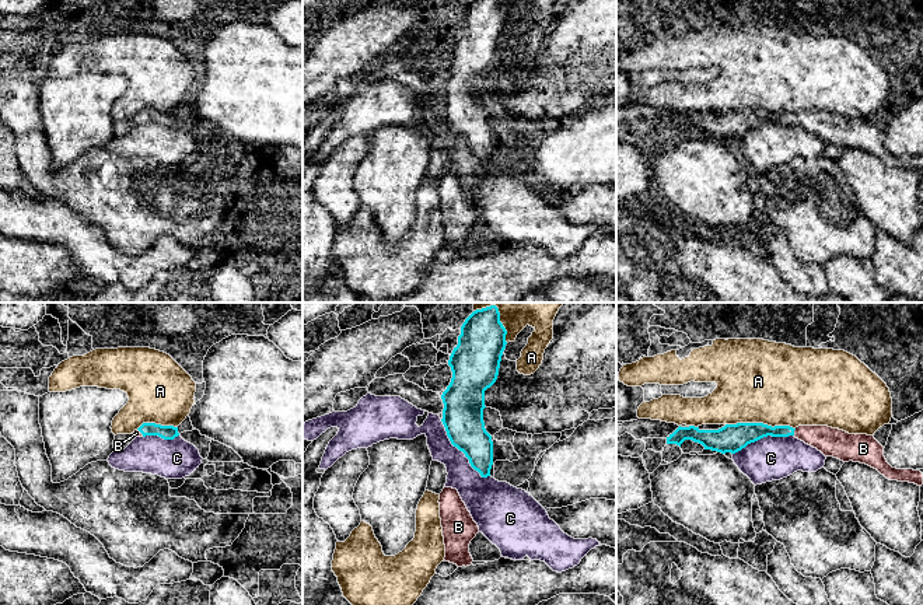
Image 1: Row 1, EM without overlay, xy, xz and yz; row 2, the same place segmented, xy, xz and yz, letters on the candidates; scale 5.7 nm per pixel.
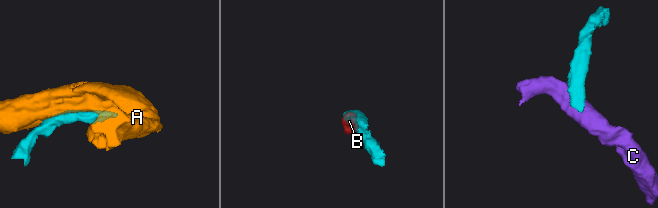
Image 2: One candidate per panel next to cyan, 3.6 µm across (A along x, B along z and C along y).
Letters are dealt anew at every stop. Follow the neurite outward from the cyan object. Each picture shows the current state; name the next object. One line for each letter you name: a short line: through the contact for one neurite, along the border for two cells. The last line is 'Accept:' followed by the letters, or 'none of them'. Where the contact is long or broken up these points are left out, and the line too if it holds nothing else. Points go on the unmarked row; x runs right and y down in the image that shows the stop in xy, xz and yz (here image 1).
B: Line: yz (750, 119), (793, 118), (818, 122), (835, 129)
Accept: B

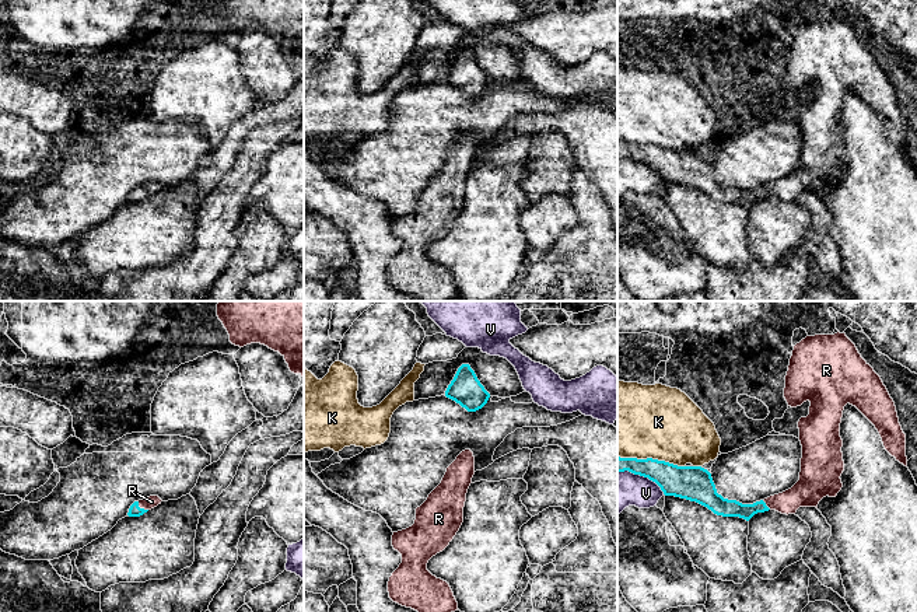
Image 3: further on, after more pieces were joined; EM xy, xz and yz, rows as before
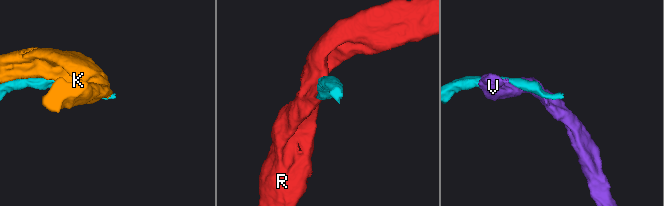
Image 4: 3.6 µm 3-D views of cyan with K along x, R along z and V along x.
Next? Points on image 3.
R: Line: xy (135, 196), (142, 195), (151, 188)
Accept: R

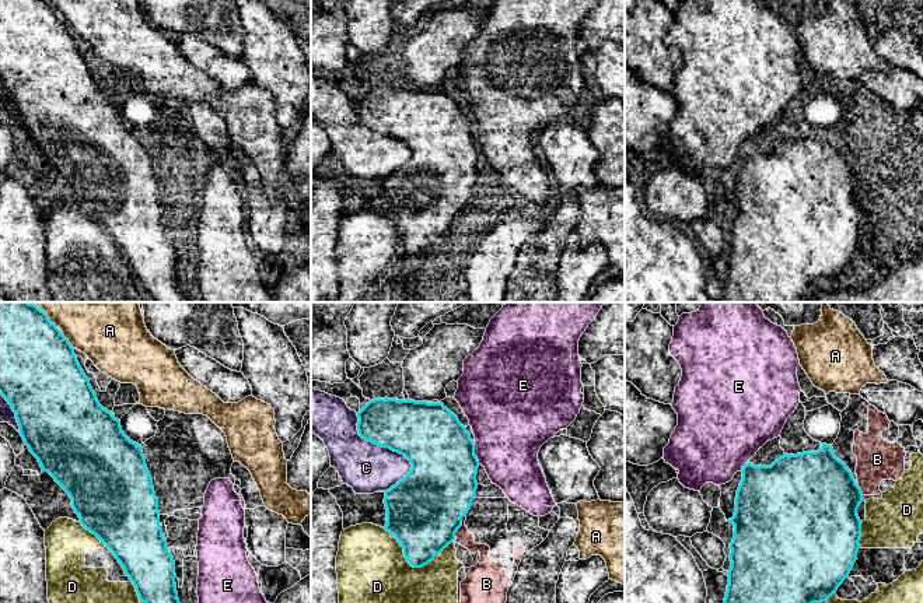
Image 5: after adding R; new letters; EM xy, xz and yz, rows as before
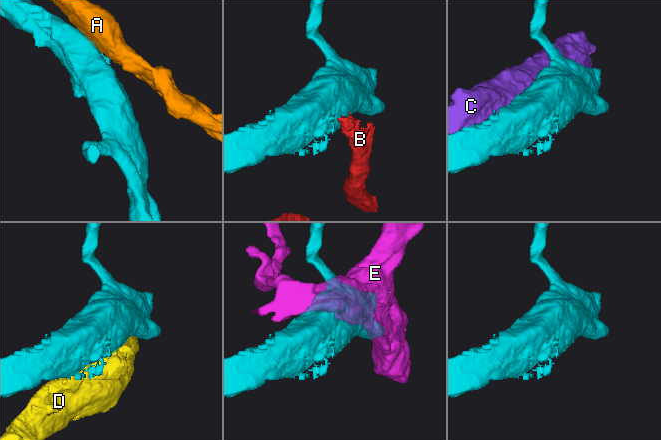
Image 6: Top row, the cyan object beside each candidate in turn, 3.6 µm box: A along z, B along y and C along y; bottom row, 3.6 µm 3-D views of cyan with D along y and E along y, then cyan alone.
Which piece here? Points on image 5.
Accept: none of them

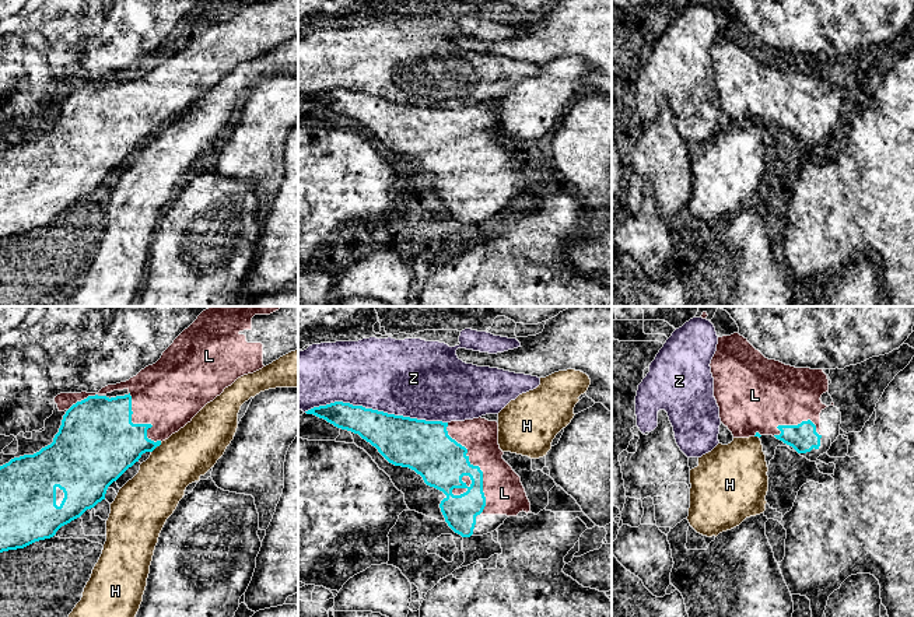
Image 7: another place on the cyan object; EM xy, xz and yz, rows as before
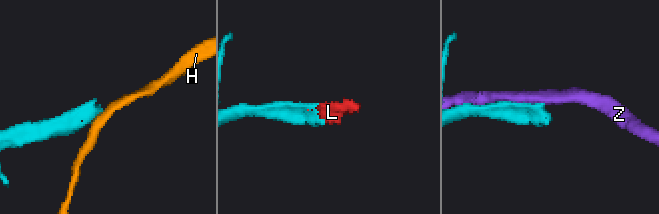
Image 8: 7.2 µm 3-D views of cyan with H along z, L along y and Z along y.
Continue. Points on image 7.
Accept: L

